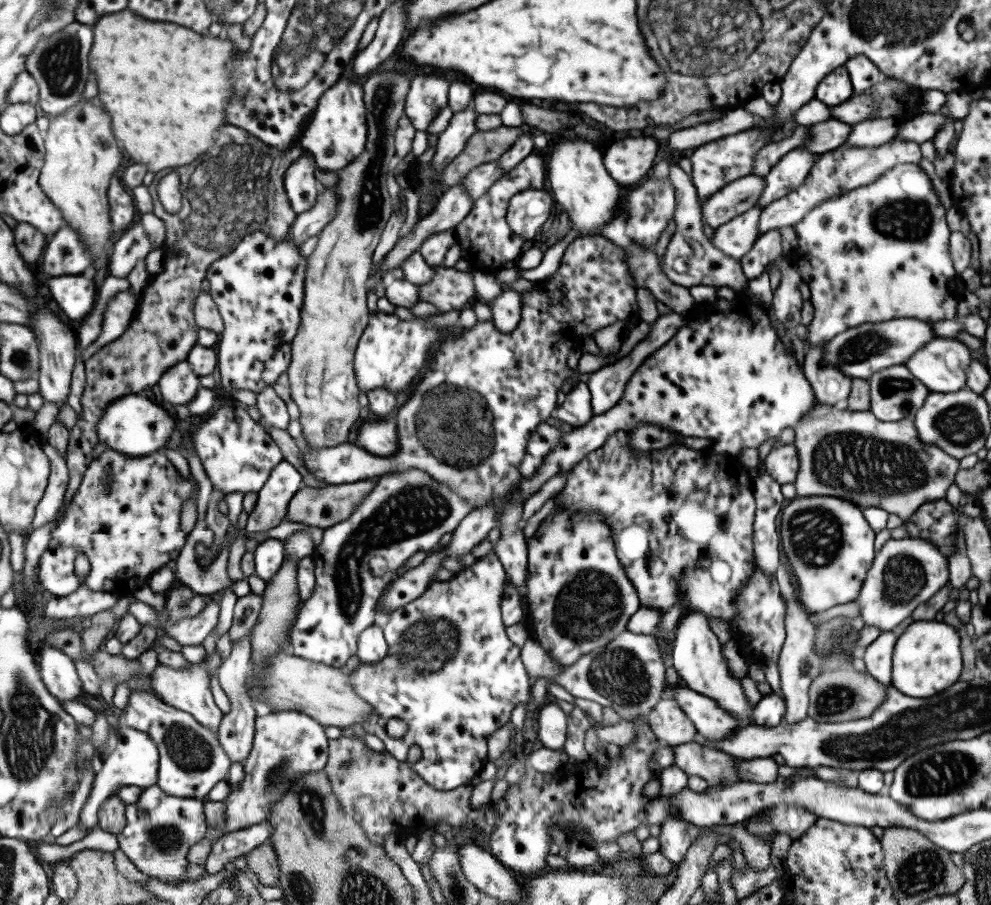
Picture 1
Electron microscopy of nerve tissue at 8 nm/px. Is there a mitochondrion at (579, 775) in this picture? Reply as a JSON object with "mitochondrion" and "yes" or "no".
{"mitochondrion":"no"}

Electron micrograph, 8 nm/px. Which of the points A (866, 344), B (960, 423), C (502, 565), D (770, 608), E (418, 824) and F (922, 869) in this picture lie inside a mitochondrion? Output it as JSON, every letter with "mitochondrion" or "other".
{"A":"mitochondrion","B":"mitochondrion","C":"other","D":"other","E":"other","F":"mitochondrion"}

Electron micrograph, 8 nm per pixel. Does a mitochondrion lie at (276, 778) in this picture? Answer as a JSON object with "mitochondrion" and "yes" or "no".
{"mitochondrion":"yes"}

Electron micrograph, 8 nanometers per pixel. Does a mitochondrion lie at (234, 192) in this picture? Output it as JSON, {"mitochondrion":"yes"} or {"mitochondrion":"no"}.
{"mitochondrion":"yes"}

